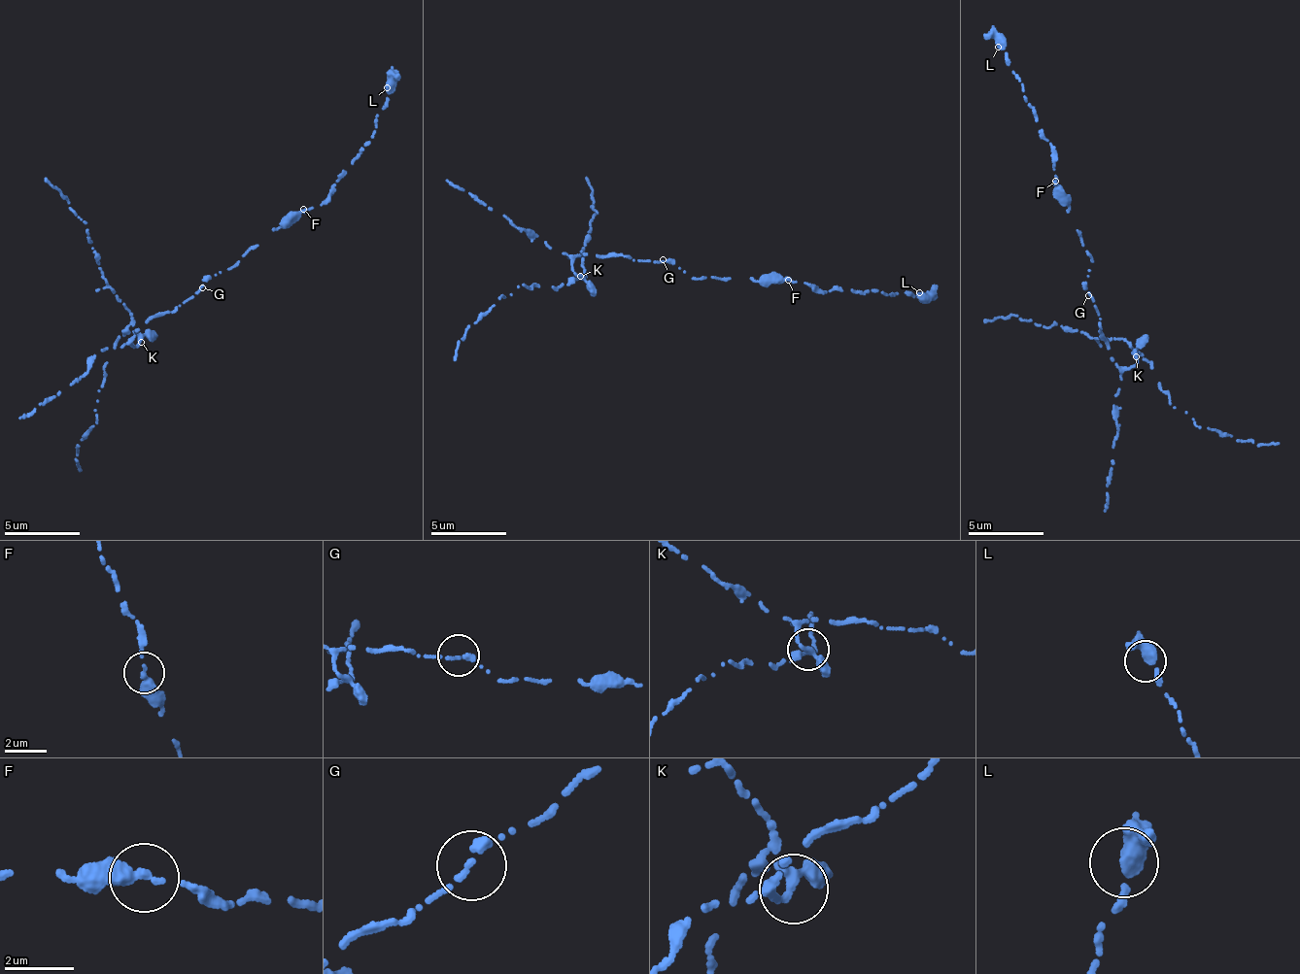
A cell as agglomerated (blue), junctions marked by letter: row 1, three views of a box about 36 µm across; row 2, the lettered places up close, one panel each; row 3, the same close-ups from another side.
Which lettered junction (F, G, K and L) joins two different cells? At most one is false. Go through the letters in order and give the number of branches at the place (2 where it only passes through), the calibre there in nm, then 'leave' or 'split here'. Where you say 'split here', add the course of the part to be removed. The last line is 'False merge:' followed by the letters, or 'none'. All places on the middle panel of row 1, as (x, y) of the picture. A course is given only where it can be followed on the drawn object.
F: 2 branches meet; 280 nm thick; leave
G: 1 branches meet; 300 nm thick; leave
K: 3 branches meet; 240 nm thick; split here; foreign part runs (579, 277), (561, 285), (533, 283), (498, 298), (468, 324), (454, 361)
L: 3 branches meet; 320 nm thick; leave
False merge: K

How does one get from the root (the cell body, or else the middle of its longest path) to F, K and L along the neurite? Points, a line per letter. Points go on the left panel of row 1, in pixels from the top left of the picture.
F: (202, 284), (209, 276), (236, 266), (242, 256), (259, 246), (279, 223), (303, 209)
K: (202, 284), (193, 297), (170, 313), (153, 317), (137, 327), (131, 342), (134, 345), (140, 342)
L: (202, 284), (209, 276), (236, 266), (279, 223), (327, 198), (373, 137), (377, 116), (386, 102), (387, 87)

